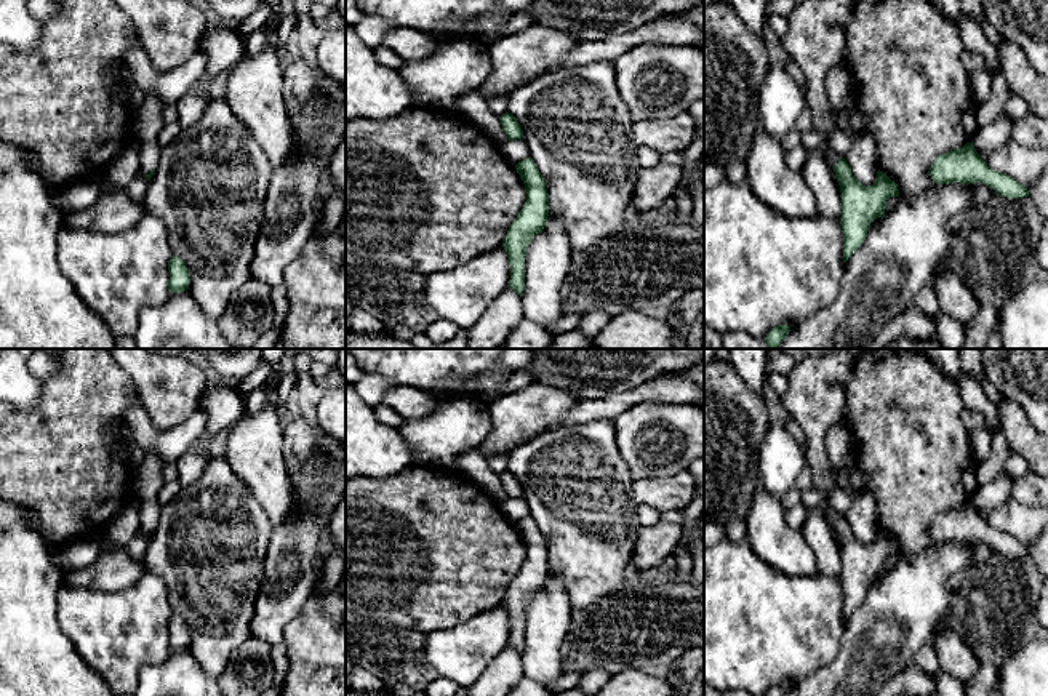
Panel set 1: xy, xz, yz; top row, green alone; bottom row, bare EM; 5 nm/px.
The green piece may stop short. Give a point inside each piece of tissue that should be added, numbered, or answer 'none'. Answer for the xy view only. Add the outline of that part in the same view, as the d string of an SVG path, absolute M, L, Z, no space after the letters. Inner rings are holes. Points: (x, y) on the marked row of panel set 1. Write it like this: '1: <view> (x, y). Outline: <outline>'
1: xy (148, 120). Outline: M157 93L144 96L142 104L134 114L134 138L139 144L139 165L144 174L149 174L160 160L162 147L158 146L158 133L165 126L162 118L163 102Z

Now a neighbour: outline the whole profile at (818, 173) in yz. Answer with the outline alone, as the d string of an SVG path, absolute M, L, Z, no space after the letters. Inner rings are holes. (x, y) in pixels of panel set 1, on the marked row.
M821 147L808 152L805 166L800 173L816 198L818 218L840 221L840 186L835 178L834 166L829 163Z

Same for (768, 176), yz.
M760 125L746 158L746 181L758 200L787 218L818 218L816 198L802 173L784 162L784 149Z

